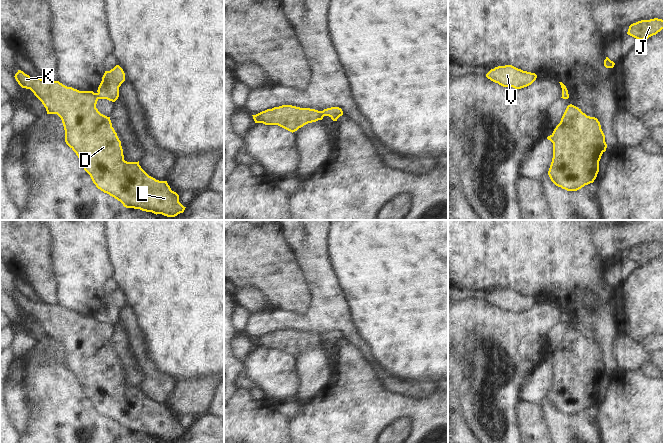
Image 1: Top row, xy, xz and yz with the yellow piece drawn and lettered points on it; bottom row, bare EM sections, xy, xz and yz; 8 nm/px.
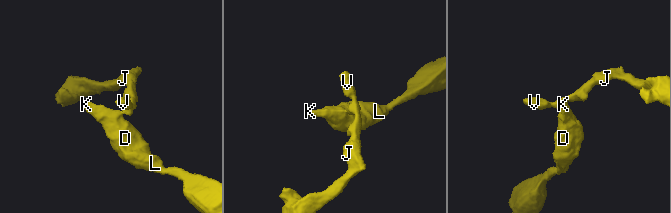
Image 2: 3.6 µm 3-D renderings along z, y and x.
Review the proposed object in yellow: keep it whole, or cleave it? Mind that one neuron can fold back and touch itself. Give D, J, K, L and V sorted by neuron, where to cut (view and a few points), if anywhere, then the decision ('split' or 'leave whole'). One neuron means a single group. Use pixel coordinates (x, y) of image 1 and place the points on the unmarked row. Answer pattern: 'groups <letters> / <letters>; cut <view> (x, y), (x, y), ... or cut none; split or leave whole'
groups D K L / J V; cut xy (97, 317), (99, 322); split

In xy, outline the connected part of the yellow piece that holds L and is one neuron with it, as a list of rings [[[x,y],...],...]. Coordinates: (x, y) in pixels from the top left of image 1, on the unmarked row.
[[[18,294],[15,303],[22,312],[30,313],[42,326],[47,338],[57,338],[65,354],[65,366],[76,377],[84,394],[90,399],[98,413],[120,425],[126,432],[140,433],[167,441],[183,437],[185,432],[179,426],[179,419],[172,415],[167,405],[149,400],[138,386],[124,384],[121,365],[112,351],[110,341],[96,332],[98,317],[79,315],[59,305],[46,305],[30,301]]]

